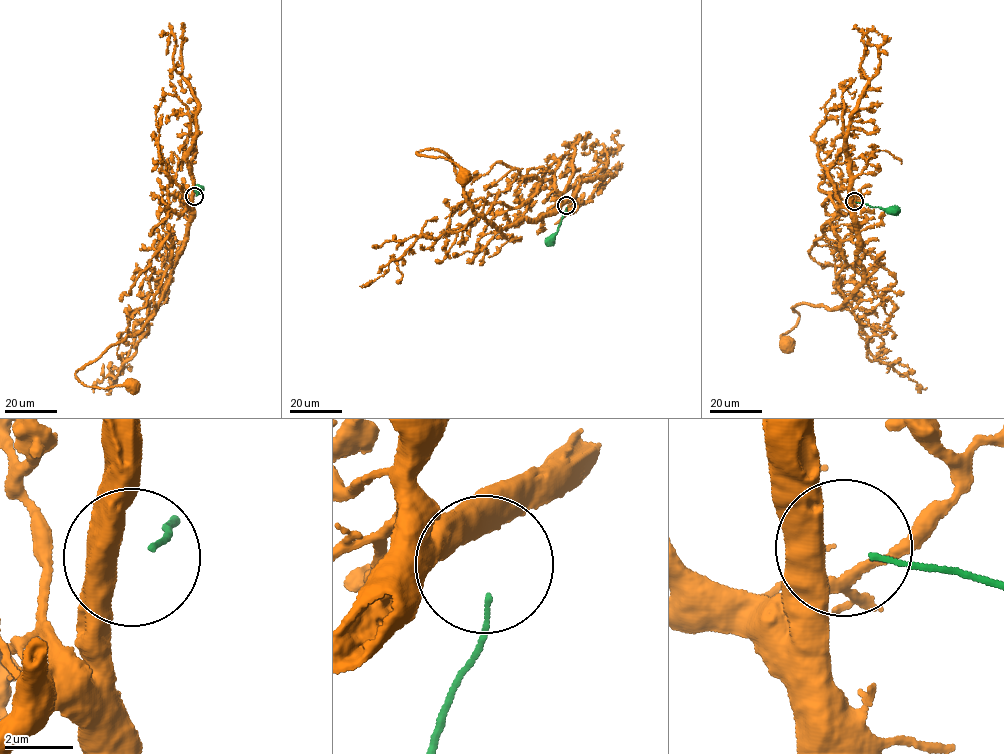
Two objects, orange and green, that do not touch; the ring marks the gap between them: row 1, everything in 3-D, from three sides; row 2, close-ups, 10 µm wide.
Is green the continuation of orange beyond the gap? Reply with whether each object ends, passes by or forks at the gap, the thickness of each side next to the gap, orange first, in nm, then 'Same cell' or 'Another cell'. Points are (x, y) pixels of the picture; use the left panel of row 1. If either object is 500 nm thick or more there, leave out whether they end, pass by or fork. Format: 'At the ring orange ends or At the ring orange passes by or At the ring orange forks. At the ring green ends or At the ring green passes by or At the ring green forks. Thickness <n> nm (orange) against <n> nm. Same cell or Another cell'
Thickness 750 nm (orange) against 140 nm. Another cell

